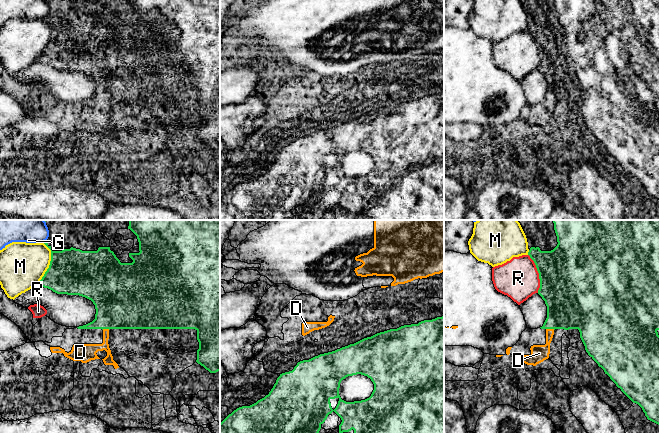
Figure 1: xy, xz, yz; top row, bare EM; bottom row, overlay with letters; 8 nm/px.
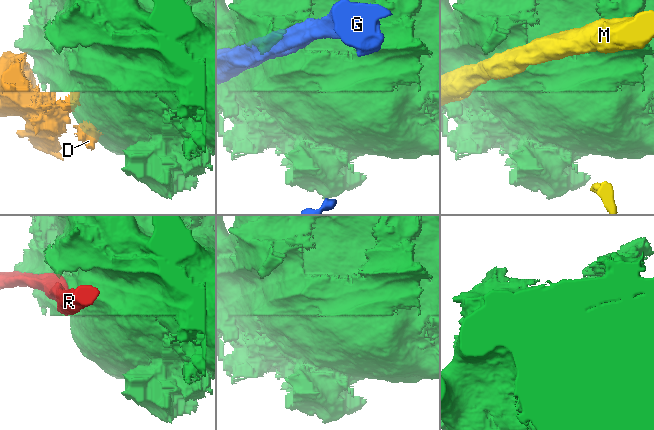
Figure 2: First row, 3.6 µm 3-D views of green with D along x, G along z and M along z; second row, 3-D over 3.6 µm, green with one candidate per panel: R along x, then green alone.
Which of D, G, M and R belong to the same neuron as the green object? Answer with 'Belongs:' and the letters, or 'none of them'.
Belongs: none of them

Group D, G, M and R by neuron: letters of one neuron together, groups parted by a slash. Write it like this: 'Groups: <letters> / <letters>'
Groups: D / G / M / R

